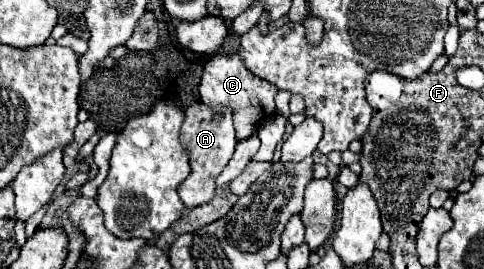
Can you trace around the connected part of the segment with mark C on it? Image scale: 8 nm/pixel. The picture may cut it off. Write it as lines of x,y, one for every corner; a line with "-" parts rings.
239,54
213,56
213,58
205,60
205,64
203,64
203,76
201,76
201,84
199,84
201,102
211,106
215,112
221,112
225,106
229,106
233,110
237,140
243,140
243,138
249,138
251,134
255,134
259,124
275,114
273,98
277,92
279,92
277,86
273,86
271,82
265,82
253,74
241,62

